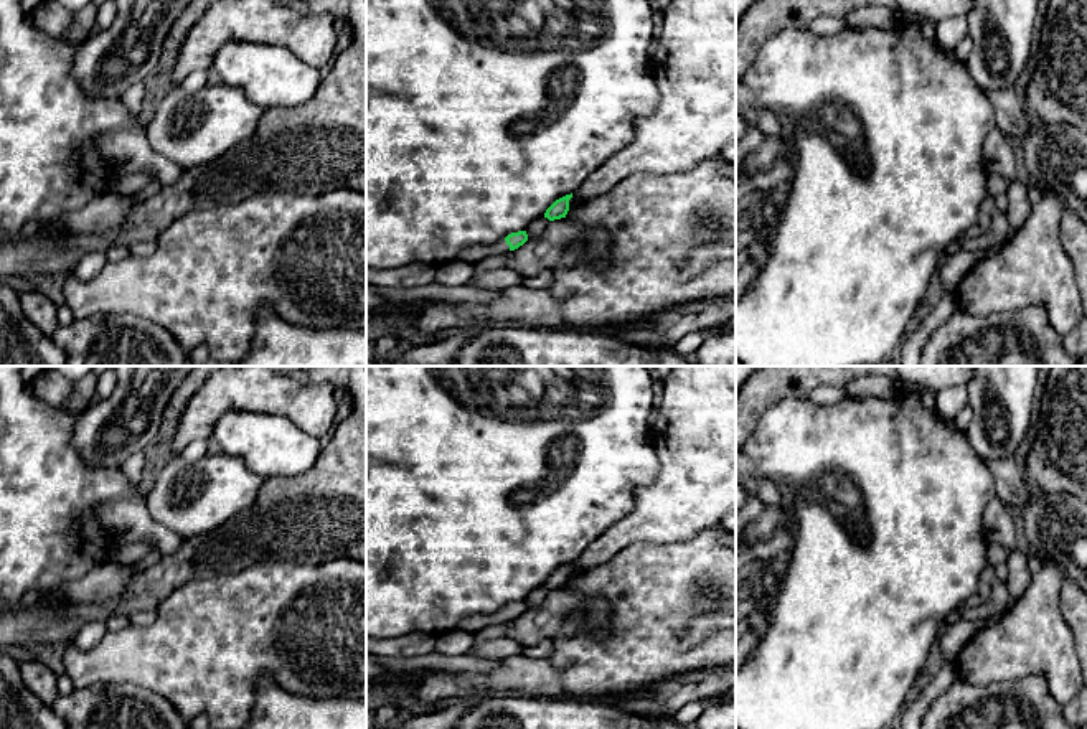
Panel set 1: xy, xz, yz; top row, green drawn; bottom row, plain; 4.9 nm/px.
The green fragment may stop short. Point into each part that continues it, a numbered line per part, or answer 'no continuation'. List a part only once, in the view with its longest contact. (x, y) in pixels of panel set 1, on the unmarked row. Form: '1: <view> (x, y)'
1: xz (472, 624)

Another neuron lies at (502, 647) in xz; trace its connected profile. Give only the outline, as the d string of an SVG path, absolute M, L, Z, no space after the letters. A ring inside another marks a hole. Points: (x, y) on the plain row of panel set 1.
M503 635L503 637L498 637L495 640L477 642L473 655L480 656L483 660L501 661L508 656L521 655L523 648L525 648L523 643Z

